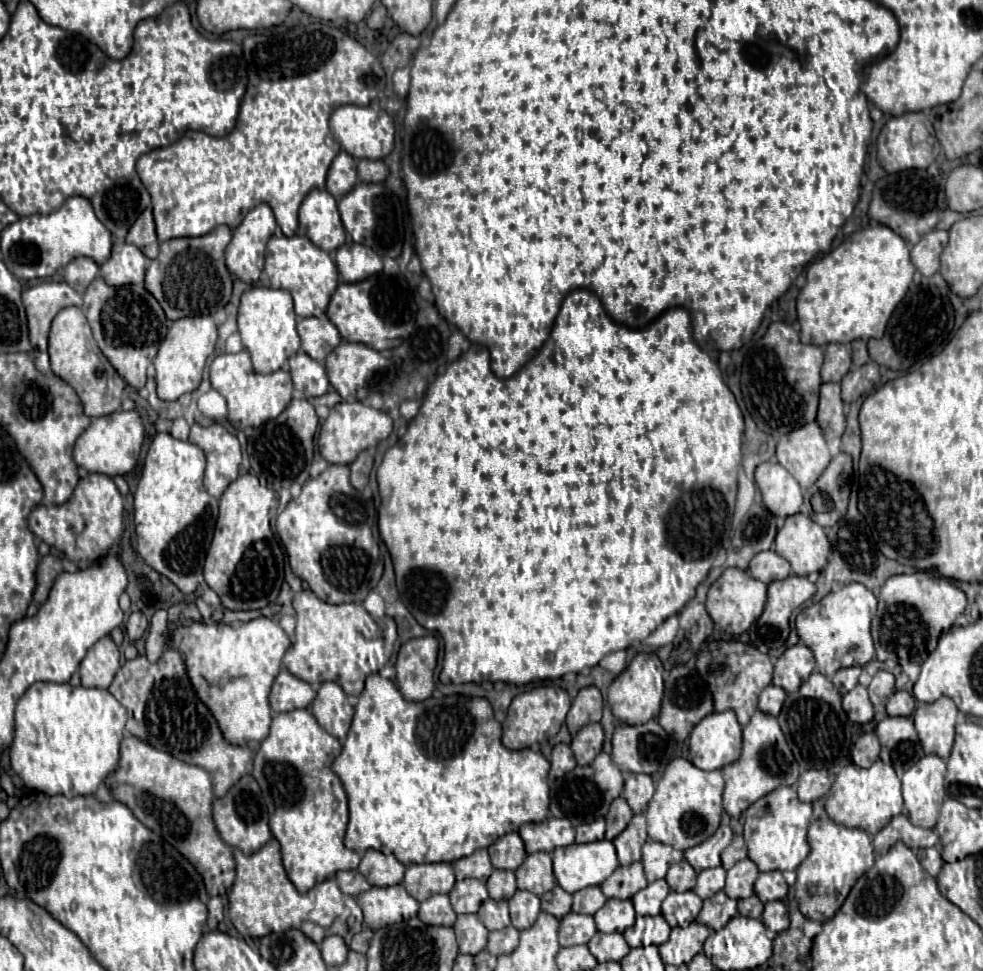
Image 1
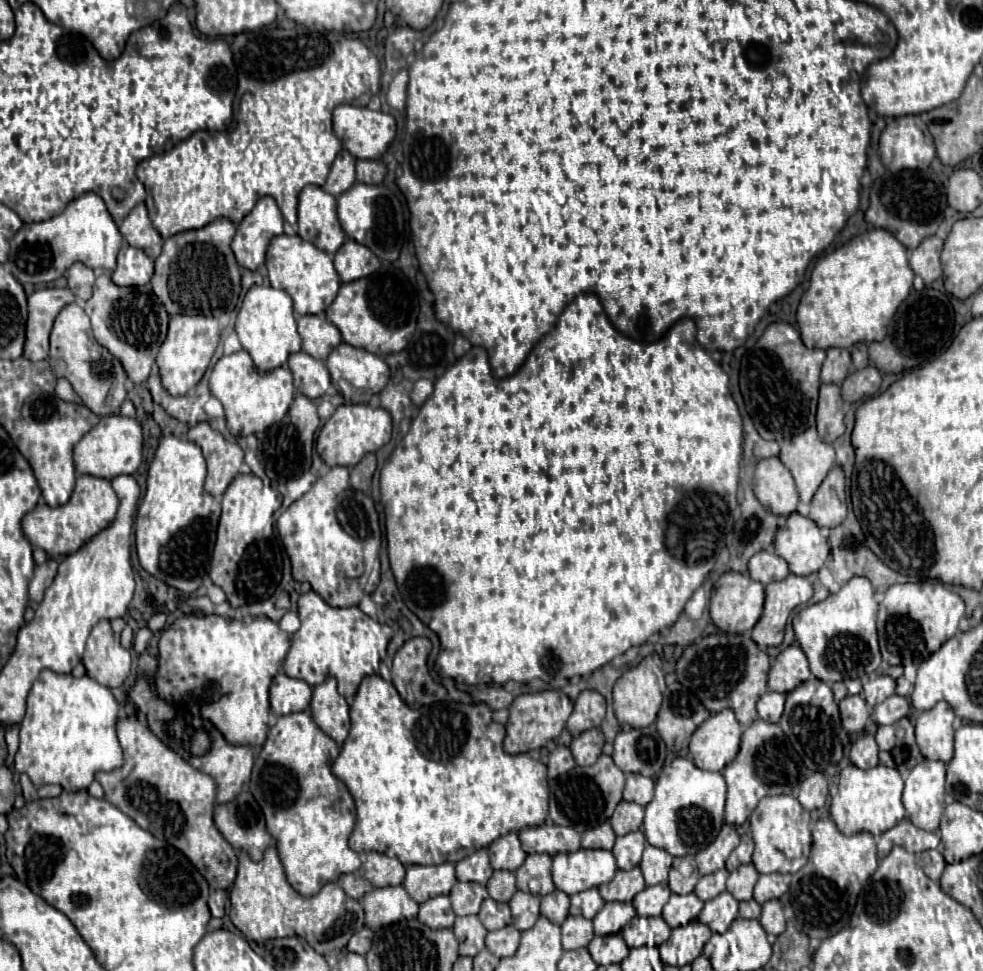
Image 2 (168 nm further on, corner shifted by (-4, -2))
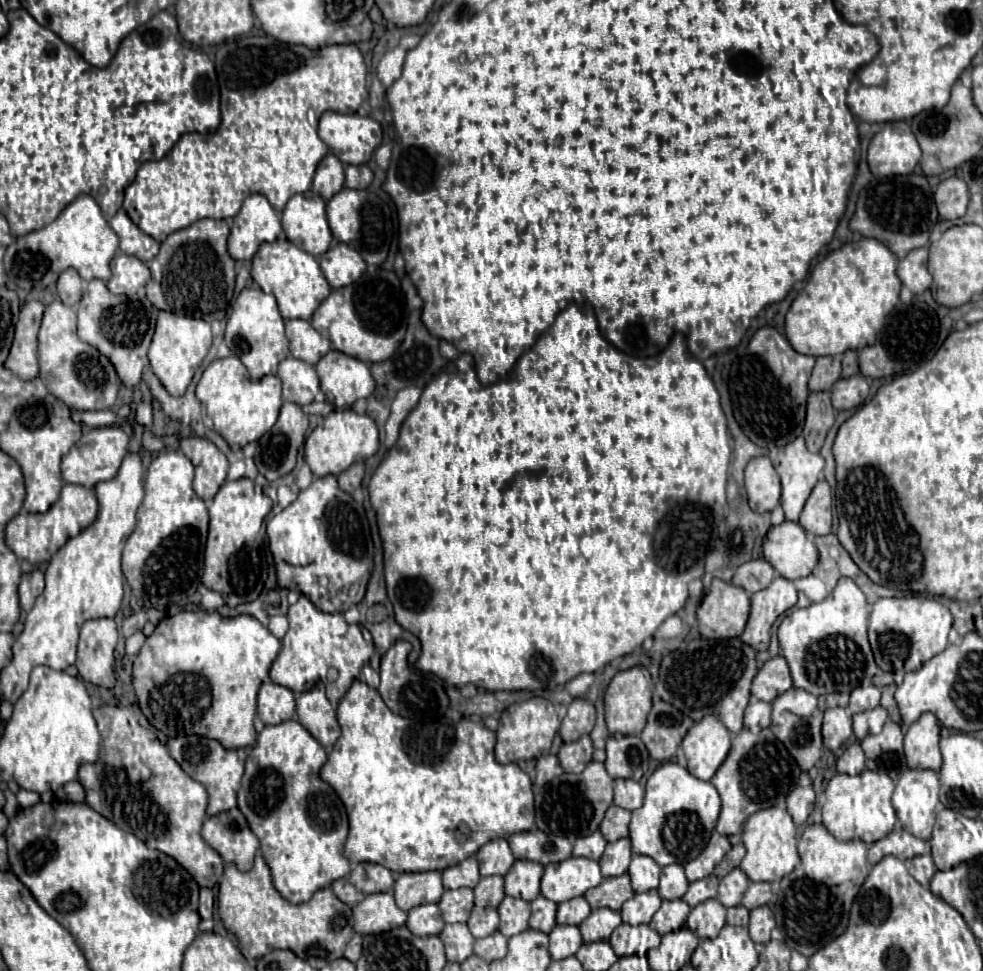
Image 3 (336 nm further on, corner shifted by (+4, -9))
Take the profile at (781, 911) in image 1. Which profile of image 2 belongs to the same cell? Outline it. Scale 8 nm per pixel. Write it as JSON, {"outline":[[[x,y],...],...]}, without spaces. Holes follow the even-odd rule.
{"outline":[[[772,900],[772,902],[764,902],[762,904],[762,916],[760,916],[760,924],[768,934],[782,934],[786,928],[786,918],[784,918],[784,908],[780,904],[780,900]]]}

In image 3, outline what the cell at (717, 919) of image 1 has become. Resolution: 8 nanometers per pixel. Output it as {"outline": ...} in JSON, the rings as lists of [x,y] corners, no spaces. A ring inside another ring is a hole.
{"outline":[[[708,899],[690,911],[686,923],[700,939],[714,939],[726,925],[726,907],[718,899]]]}

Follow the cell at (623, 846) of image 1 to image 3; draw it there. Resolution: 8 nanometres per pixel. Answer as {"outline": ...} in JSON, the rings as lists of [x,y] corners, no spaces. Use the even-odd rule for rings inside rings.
{"outline":[[[620,839],[614,843],[608,843],[608,849],[604,851],[604,857],[600,857],[600,869],[604,877],[618,877],[628,871],[632,859],[632,847],[630,839]]]}

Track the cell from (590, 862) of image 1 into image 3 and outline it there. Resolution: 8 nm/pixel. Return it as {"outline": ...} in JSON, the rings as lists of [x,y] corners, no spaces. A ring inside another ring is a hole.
{"outline":[[[568,857],[544,867],[540,891],[550,901],[562,903],[584,895],[588,889],[600,885],[602,879],[604,877],[596,861],[586,857]]]}

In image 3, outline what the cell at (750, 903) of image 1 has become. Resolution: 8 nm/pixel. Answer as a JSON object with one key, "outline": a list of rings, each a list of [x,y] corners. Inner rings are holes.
{"outline":[[[742,905],[740,907],[730,907],[728,909],[728,923],[746,927],[748,925],[748,909],[742,907]]]}

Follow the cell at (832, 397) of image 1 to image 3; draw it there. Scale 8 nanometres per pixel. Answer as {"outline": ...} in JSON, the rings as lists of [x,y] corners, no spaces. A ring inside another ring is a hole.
{"outline":[[[810,393],[808,397],[808,411],[806,411],[806,425],[804,425],[804,439],[812,453],[818,453],[824,445],[828,429],[834,425],[834,409],[830,403],[830,393]]]}

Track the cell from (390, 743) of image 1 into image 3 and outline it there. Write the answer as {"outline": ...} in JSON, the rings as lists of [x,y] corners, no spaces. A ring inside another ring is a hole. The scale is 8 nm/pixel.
{"outline":[[[354,681],[352,689],[348,689],[348,693],[342,697],[340,705],[338,705],[338,723],[342,729],[340,739],[336,741],[332,753],[328,755],[326,765],[320,769],[320,777],[338,793],[338,797],[342,799],[346,813],[348,813],[348,821],[350,821],[350,833],[344,845],[344,855],[350,863],[360,863],[360,861],[368,861],[368,863],[378,863],[384,865],[386,869],[394,871],[394,873],[404,873],[404,871],[444,871],[446,867],[452,867],[460,861],[464,861],[466,857],[474,855],[482,845],[486,845],[492,839],[498,837],[508,837],[512,833],[520,833],[520,831],[528,831],[534,825],[534,793],[532,793],[532,781],[530,777],[516,765],[516,763],[508,763],[508,765],[500,765],[494,759],[494,745],[496,745],[496,735],[486,729],[486,725],[482,721],[472,721],[472,719],[458,719],[452,721],[448,717],[438,717],[438,719],[430,719],[430,721],[420,721],[420,719],[406,719],[400,717],[396,713],[392,713],[386,703],[382,701],[380,693],[372,687],[368,687],[364,681]]]}

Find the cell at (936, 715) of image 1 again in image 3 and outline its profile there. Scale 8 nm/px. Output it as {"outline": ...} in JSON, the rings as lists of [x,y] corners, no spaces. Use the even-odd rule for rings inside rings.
{"outline":[[[924,713],[918,721],[914,721],[904,735],[904,751],[910,769],[932,769],[938,771],[942,767],[940,755],[940,723],[936,715]]]}

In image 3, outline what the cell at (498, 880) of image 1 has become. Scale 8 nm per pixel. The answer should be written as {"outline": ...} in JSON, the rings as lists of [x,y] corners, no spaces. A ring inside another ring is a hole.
{"outline":[[[500,875],[482,877],[480,883],[474,887],[474,897],[478,907],[498,907],[504,899],[504,879]]]}

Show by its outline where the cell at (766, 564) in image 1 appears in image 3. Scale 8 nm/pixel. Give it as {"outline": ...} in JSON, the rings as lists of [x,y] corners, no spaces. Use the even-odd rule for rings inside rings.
{"outline":[[[760,557],[740,565],[732,577],[732,583],[746,589],[748,593],[756,593],[760,589],[766,589],[772,583],[774,575],[776,575],[774,567]]]}

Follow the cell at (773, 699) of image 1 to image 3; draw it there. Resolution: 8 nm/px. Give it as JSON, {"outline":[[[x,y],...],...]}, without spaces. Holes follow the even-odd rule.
{"outline":[[[752,699],[744,713],[744,727],[750,729],[752,733],[760,733],[762,729],[770,727],[770,717],[772,717],[772,705],[760,699]]]}

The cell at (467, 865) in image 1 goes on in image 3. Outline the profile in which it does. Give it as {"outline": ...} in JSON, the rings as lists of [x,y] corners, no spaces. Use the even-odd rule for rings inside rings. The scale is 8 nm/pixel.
{"outline":[[[468,857],[460,865],[444,869],[442,871],[442,881],[446,883],[448,889],[460,889],[460,887],[474,889],[478,885],[478,881],[480,881],[476,857]]]}

